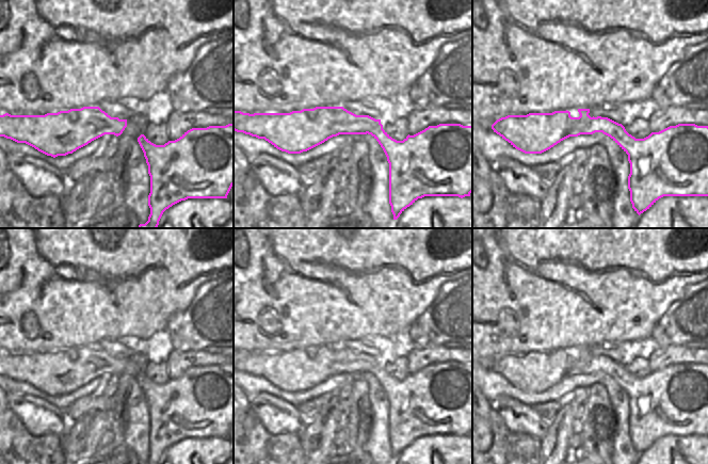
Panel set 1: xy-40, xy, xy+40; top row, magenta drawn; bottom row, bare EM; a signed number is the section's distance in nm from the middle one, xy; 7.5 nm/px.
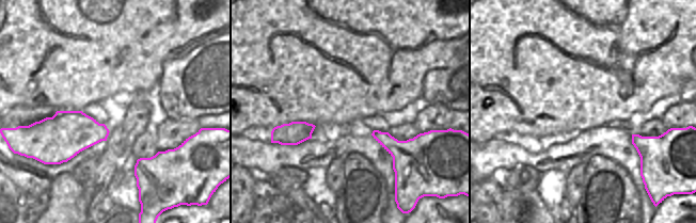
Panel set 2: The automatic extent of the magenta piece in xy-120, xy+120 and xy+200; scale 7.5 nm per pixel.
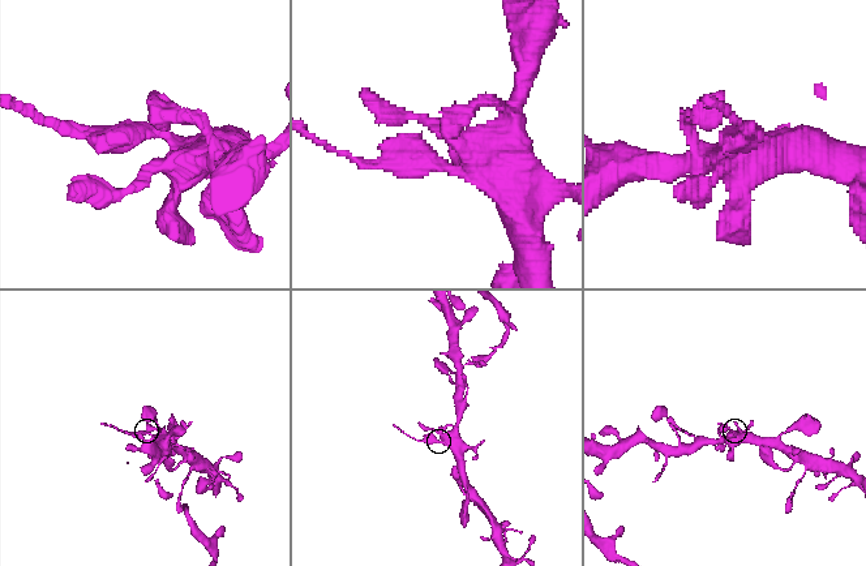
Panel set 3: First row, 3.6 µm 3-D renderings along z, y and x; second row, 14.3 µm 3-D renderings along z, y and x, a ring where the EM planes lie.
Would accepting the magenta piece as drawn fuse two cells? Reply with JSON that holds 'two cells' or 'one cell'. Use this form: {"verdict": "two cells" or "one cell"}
{"verdict": "two cells"}

